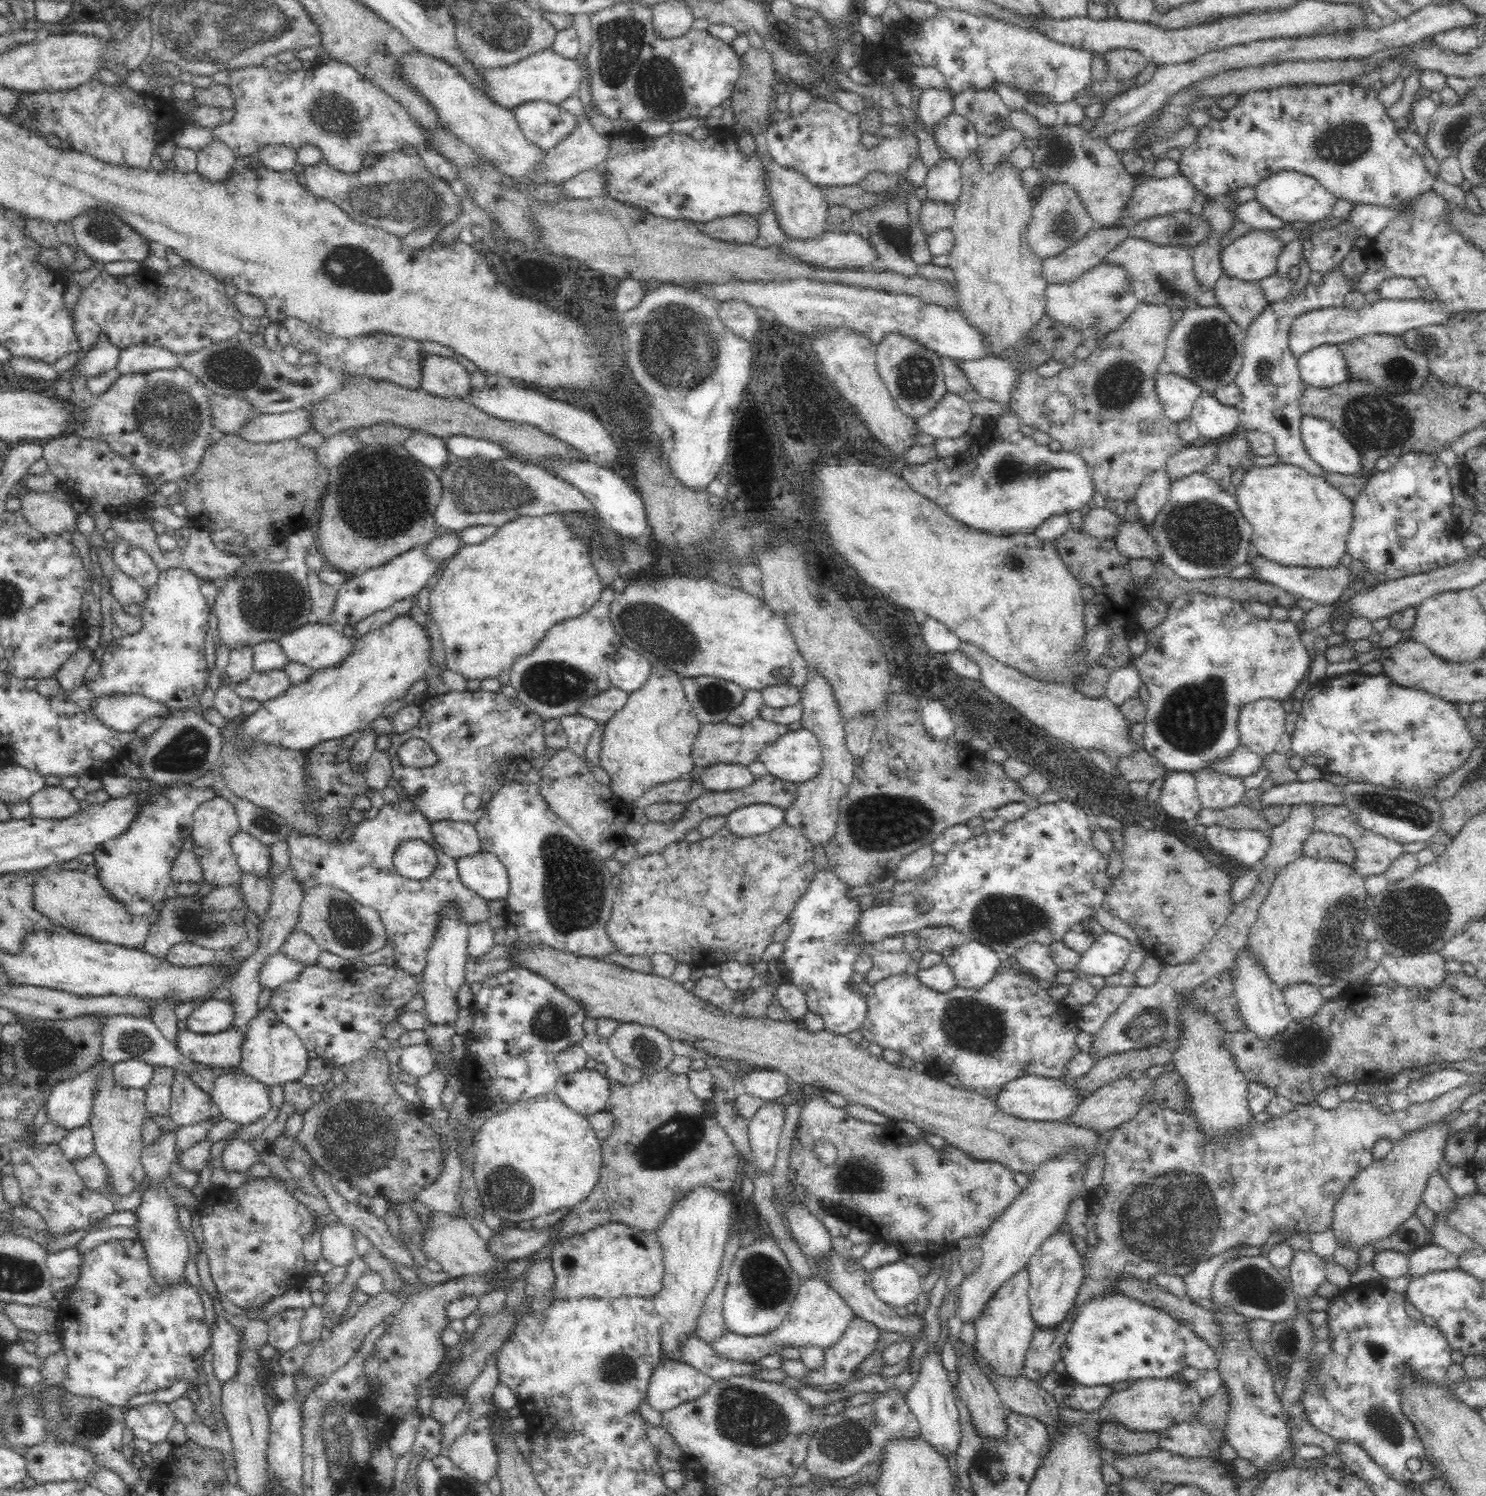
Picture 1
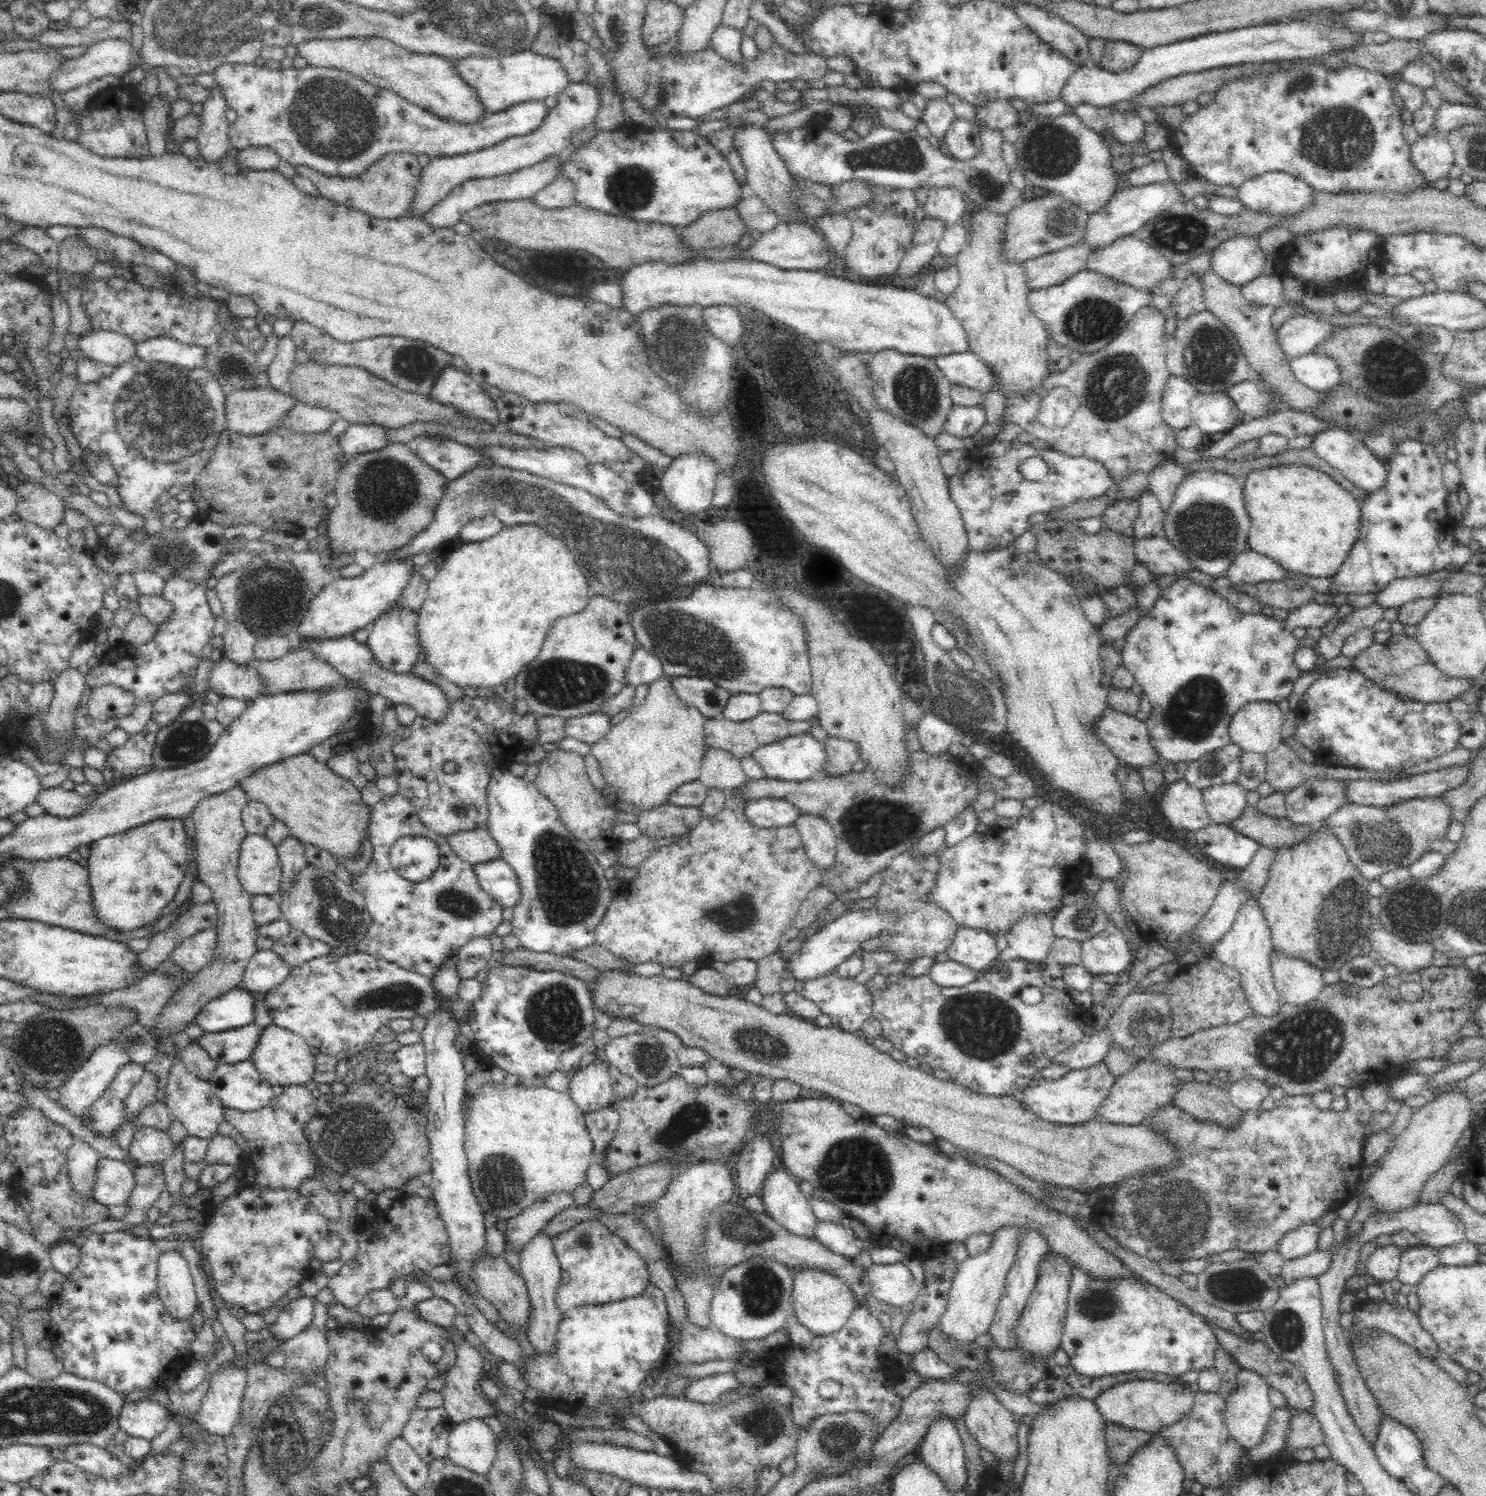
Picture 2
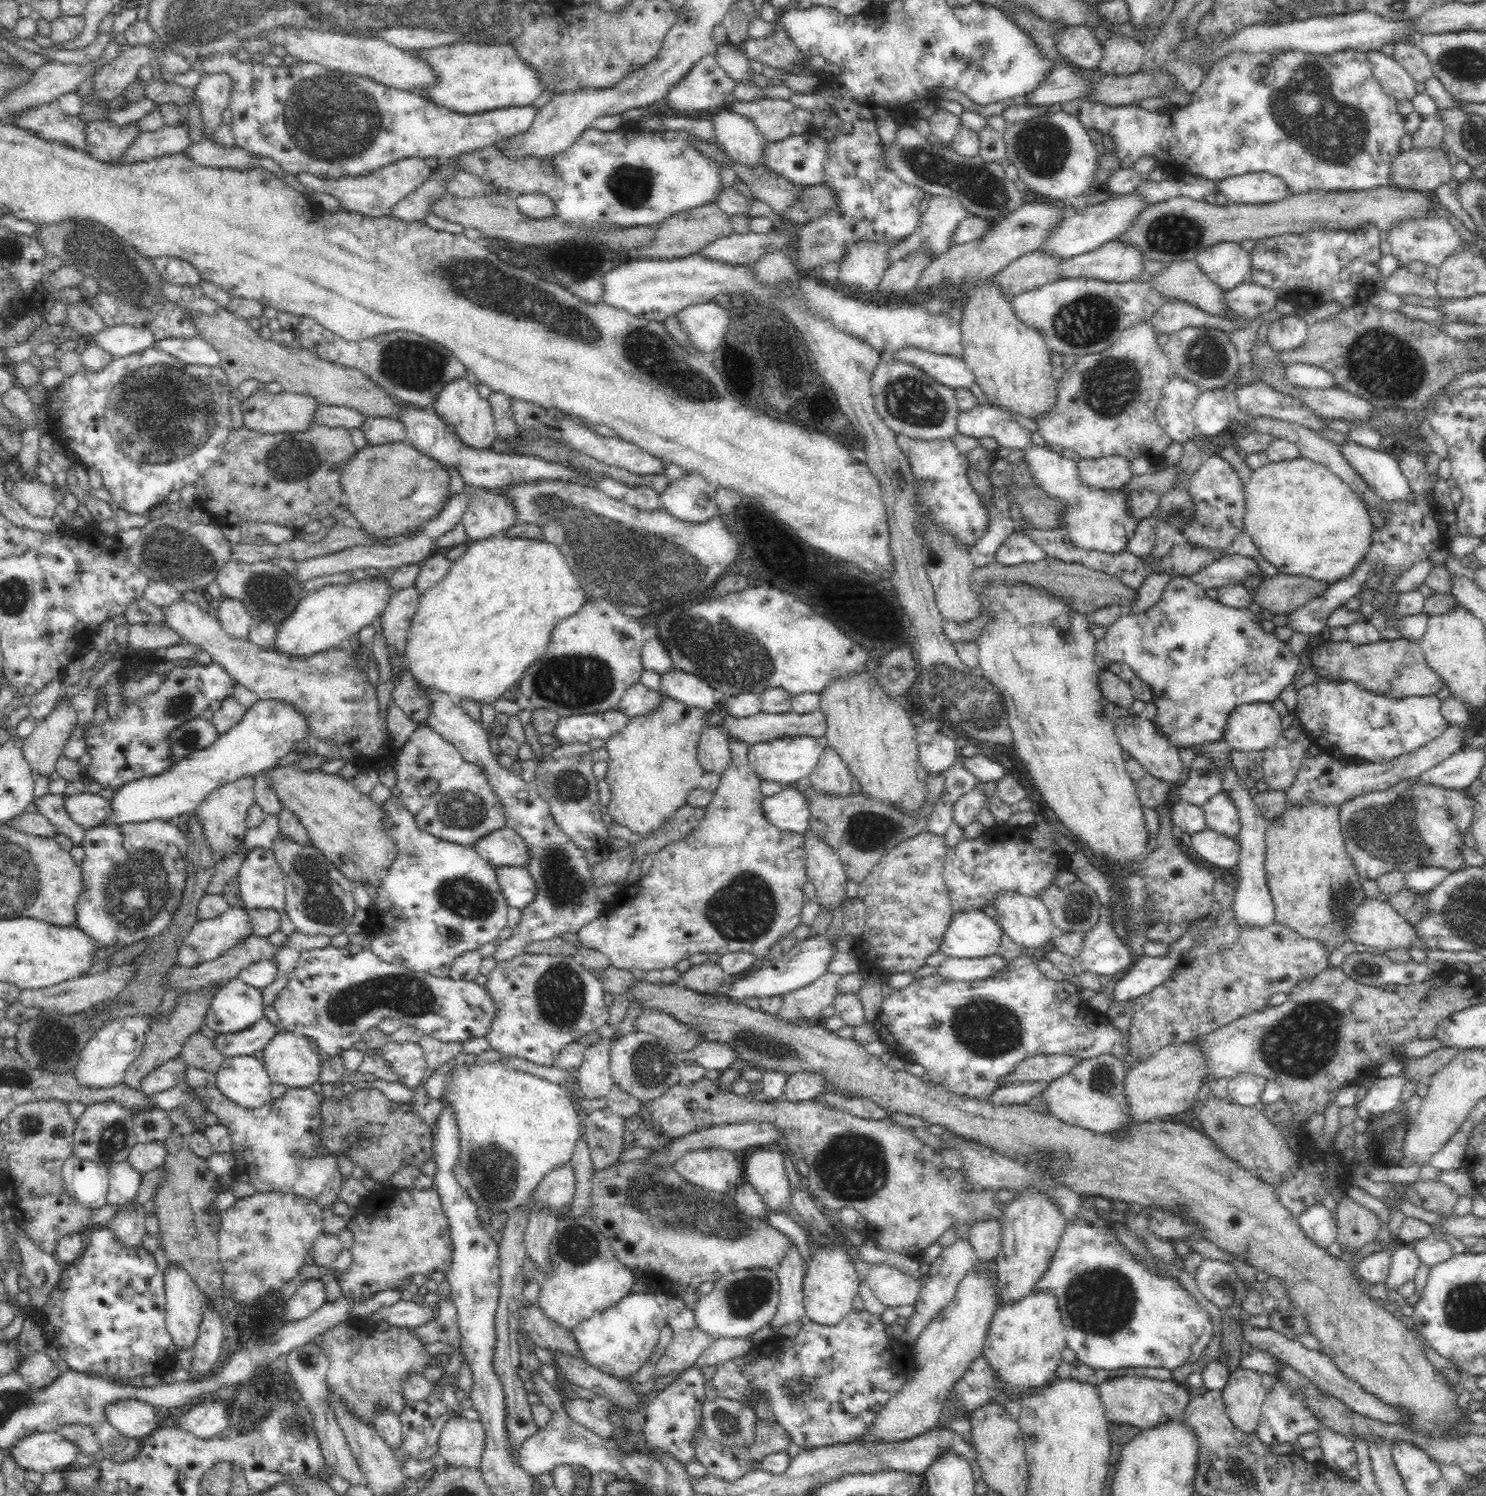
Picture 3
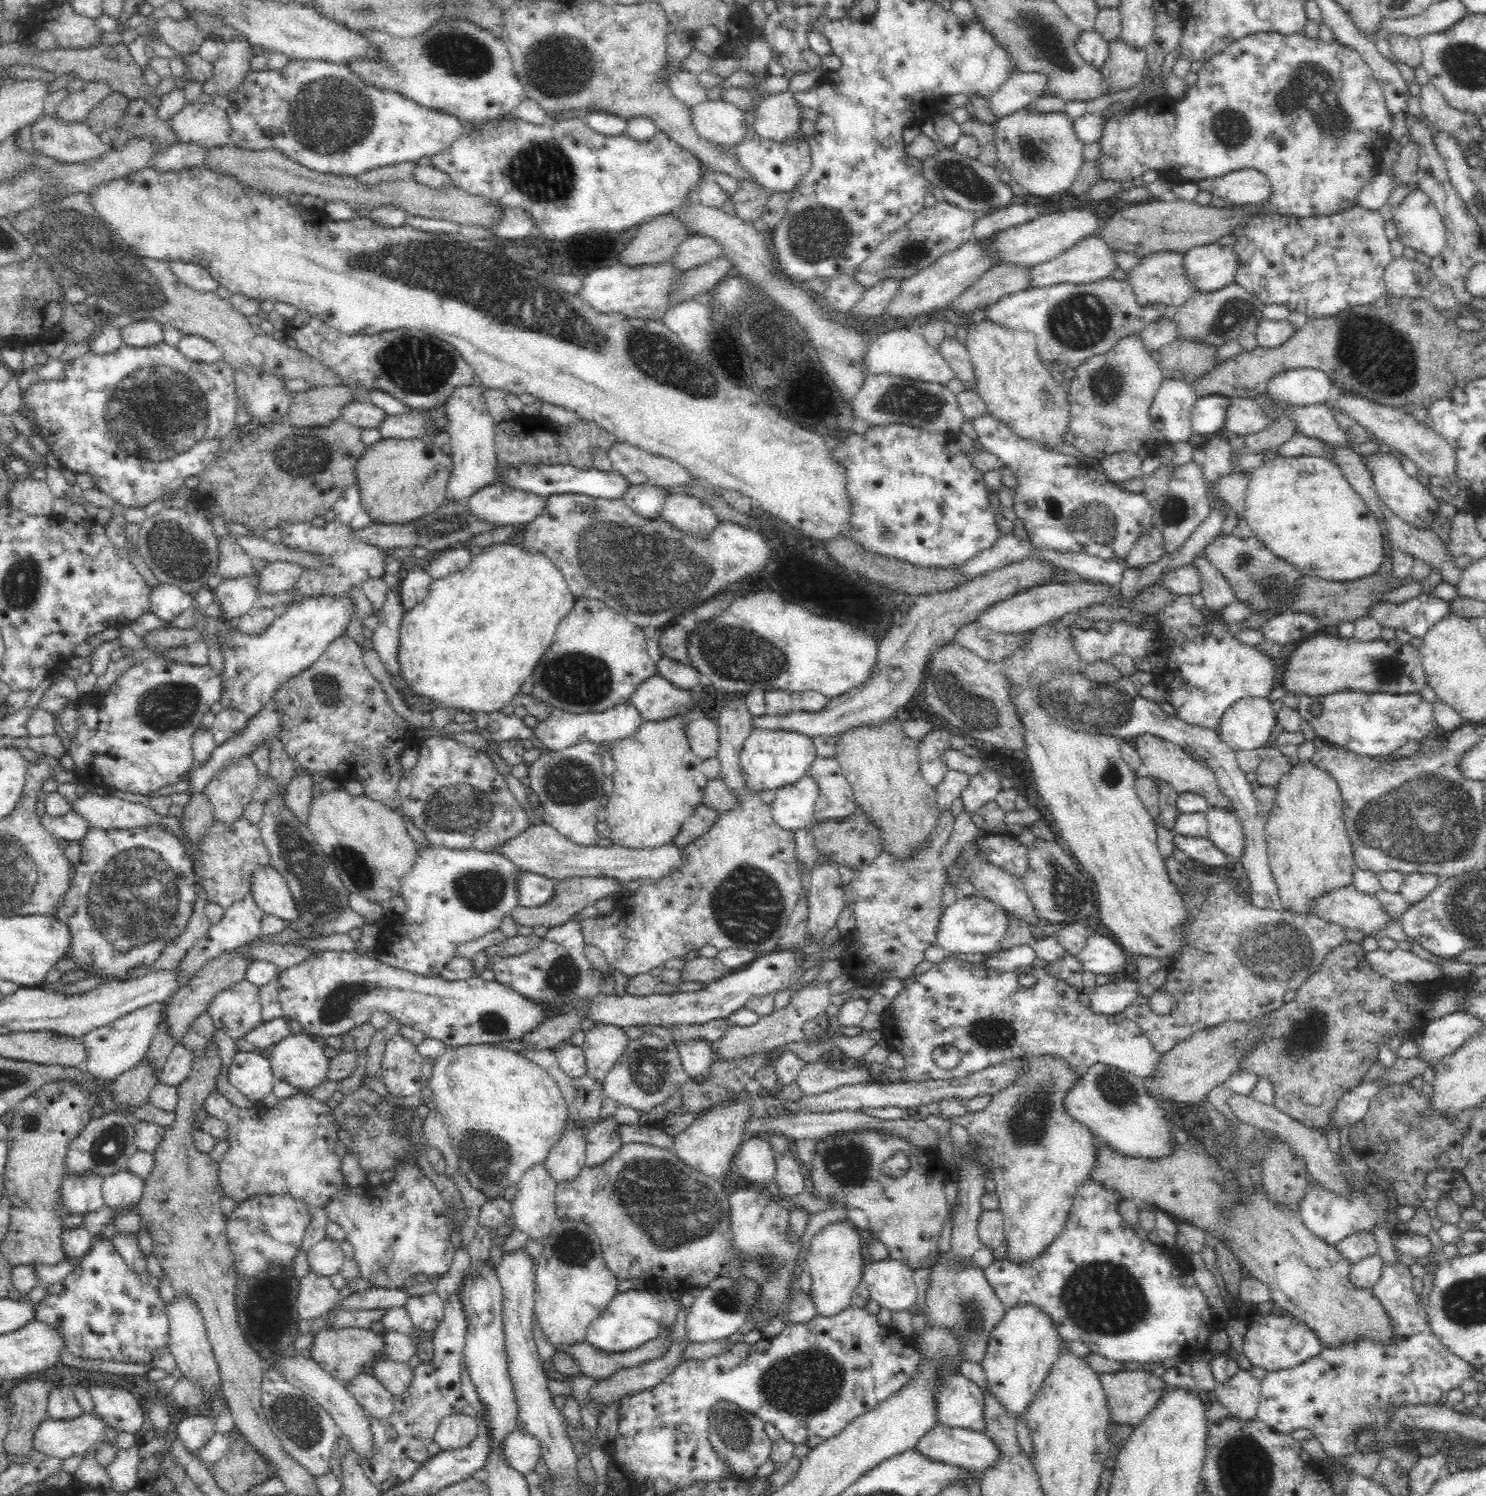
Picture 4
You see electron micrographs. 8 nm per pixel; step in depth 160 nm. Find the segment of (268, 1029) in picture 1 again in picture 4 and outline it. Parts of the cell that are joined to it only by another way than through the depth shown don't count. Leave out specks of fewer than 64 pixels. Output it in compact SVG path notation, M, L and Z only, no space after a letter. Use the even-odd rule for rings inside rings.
M304 1032L285 1036L283 1040L280 1040L265 1053L275 1081L284 1081L298 1090L306 1091L318 1087L325 1081L329 1072L329 1060L325 1056L323 1042Z

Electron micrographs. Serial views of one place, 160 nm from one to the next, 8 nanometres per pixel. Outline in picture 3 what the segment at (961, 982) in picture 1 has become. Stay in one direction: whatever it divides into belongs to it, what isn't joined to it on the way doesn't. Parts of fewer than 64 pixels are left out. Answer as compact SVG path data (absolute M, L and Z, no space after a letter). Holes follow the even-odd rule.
M984 911L954 913L940 950L948 957L986 958L996 954L1002 929Z

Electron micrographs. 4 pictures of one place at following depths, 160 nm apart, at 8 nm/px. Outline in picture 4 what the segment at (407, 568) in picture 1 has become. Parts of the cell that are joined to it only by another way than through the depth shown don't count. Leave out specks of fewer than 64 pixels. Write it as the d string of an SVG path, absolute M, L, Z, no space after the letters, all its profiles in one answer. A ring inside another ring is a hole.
M315 595L290 604L288 612L276 618L262 634L250 636L232 626L233 635L227 640L229 650L222 654L225 657L222 706L235 708L250 717L260 712L260 708L273 704L274 692L285 681L312 666L332 641L346 634L356 612L351 597Z

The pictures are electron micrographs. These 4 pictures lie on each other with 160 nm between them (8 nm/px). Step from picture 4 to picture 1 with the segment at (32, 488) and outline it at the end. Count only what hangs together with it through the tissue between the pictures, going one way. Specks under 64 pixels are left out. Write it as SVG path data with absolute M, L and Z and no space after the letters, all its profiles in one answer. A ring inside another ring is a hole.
M30 491L19 496L21 511L30 526L41 534L62 535L74 530L77 513L68 501L60 501L50 493Z

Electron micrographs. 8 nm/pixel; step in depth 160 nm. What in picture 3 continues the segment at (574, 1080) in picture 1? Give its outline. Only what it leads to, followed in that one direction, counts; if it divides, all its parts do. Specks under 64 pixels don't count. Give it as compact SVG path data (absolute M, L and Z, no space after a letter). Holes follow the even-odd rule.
M600 1038L586 1050L584 1062L576 1071L580 1093L585 1102L605 1098L612 1089L610 1070L611 1039Z

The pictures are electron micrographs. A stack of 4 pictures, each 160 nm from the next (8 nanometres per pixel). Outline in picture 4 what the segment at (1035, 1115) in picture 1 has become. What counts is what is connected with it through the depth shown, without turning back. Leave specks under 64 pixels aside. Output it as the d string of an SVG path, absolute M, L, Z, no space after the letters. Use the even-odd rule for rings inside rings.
M1097 1063L1086 1068L1080 1073L1076 1083L1069 1089L1064 1100L1064 1111L1074 1121L1088 1127L1095 1136L1095 1142L1100 1147L1110 1147L1114 1151L1122 1152L1122 1155L1132 1158L1160 1159L1169 1156L1175 1148L1170 1121L1164 1117L1164 1110L1160 1103L1151 1098L1145 1090L1145 1078L1138 1077L1118 1067Z

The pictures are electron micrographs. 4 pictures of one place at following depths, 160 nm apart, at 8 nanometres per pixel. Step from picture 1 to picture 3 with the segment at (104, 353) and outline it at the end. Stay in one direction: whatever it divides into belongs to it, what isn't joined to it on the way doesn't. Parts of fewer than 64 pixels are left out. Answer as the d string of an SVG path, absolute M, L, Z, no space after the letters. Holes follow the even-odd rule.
M128 325L105 326L86 338L88 342L97 342L112 358L142 352L156 342L150 331Z

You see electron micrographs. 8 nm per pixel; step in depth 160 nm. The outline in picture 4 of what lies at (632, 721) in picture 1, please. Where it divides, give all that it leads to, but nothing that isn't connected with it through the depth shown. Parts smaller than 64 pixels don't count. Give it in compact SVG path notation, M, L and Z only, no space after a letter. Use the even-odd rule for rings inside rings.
M686 710L666 720L643 721L628 738L614 740L606 746L615 762L615 771L610 776L614 790L605 806L606 822L612 831L610 837L614 845L654 848L669 844L676 832L680 831L684 820L692 816L694 808L701 803L709 780L704 776L703 761L691 749L686 732L687 722L696 714L694 710Z

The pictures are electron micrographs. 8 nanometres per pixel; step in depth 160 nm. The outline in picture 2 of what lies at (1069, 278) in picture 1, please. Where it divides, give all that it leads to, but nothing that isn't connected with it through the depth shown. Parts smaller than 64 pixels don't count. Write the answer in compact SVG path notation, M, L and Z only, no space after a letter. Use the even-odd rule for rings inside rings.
M1081 241L1071 247L1028 259L1023 262L1027 273L1027 285L1031 290L1056 286L1087 268L1089 256L1098 250L1087 242Z

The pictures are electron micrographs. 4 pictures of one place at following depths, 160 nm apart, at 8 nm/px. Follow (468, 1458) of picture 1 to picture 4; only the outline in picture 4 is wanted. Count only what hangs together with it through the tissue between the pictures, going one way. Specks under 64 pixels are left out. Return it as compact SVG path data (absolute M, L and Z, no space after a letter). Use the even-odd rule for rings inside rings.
M464 1414L445 1416L435 1432L433 1442L440 1447L440 1451L466 1448L478 1434L477 1417Z

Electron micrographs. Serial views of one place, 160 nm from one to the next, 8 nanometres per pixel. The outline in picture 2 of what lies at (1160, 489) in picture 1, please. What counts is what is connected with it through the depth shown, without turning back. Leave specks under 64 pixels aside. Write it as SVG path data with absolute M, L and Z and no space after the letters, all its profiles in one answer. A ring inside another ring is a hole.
M1146 486L1146 488L1142 489L1140 496L1138 496L1136 500L1138 501L1138 516L1133 526L1133 537L1164 537L1162 526L1165 513L1161 509L1158 497Z

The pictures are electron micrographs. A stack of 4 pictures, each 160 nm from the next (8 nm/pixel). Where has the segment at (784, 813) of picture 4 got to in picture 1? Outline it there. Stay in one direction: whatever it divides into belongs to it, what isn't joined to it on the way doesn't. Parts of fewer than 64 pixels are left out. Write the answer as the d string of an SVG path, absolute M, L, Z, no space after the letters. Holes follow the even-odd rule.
M747 804L736 808L726 816L726 829L739 837L767 836L780 828L784 810L772 804Z

